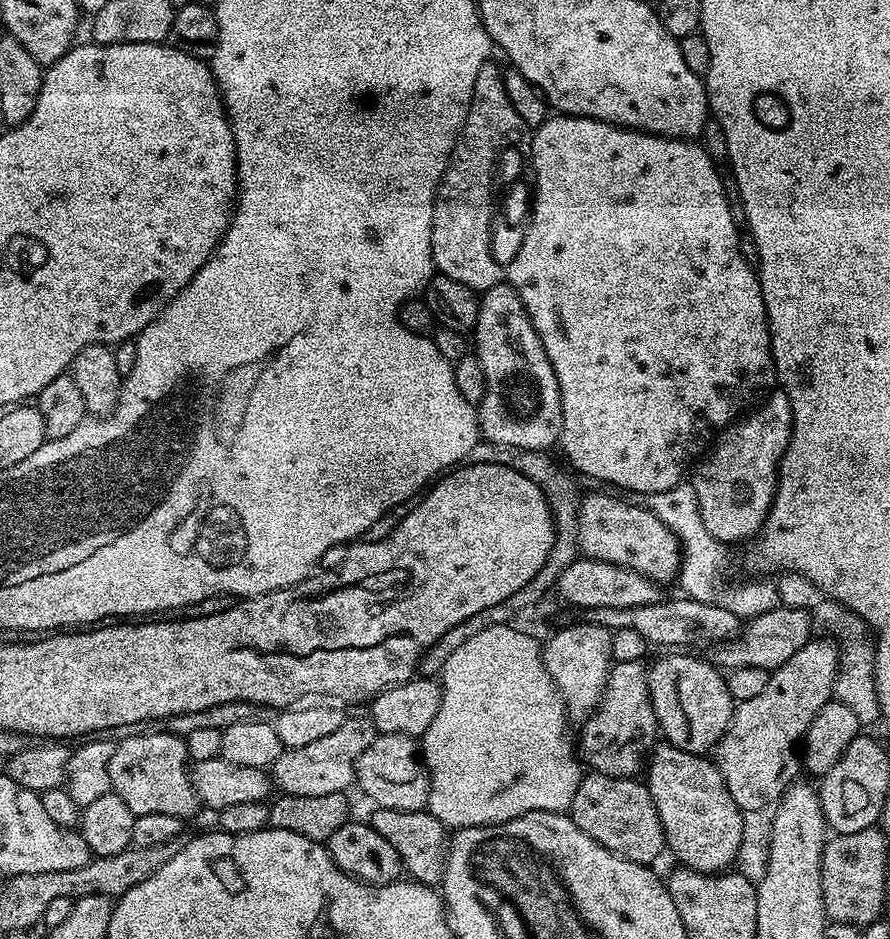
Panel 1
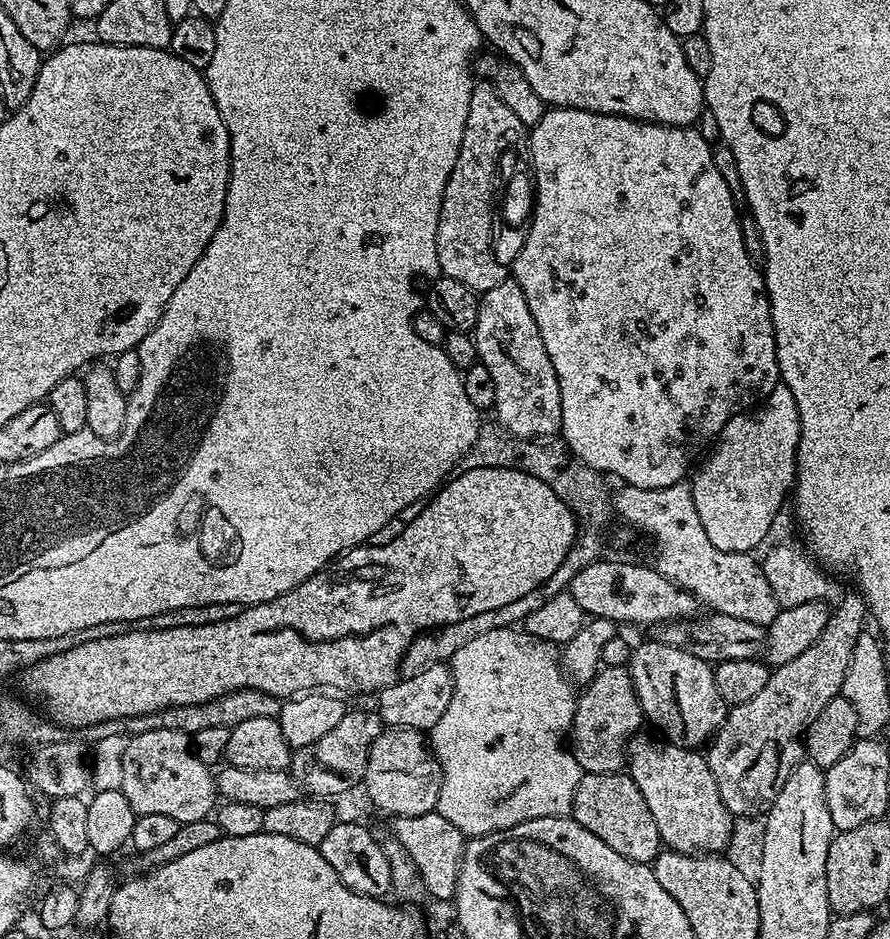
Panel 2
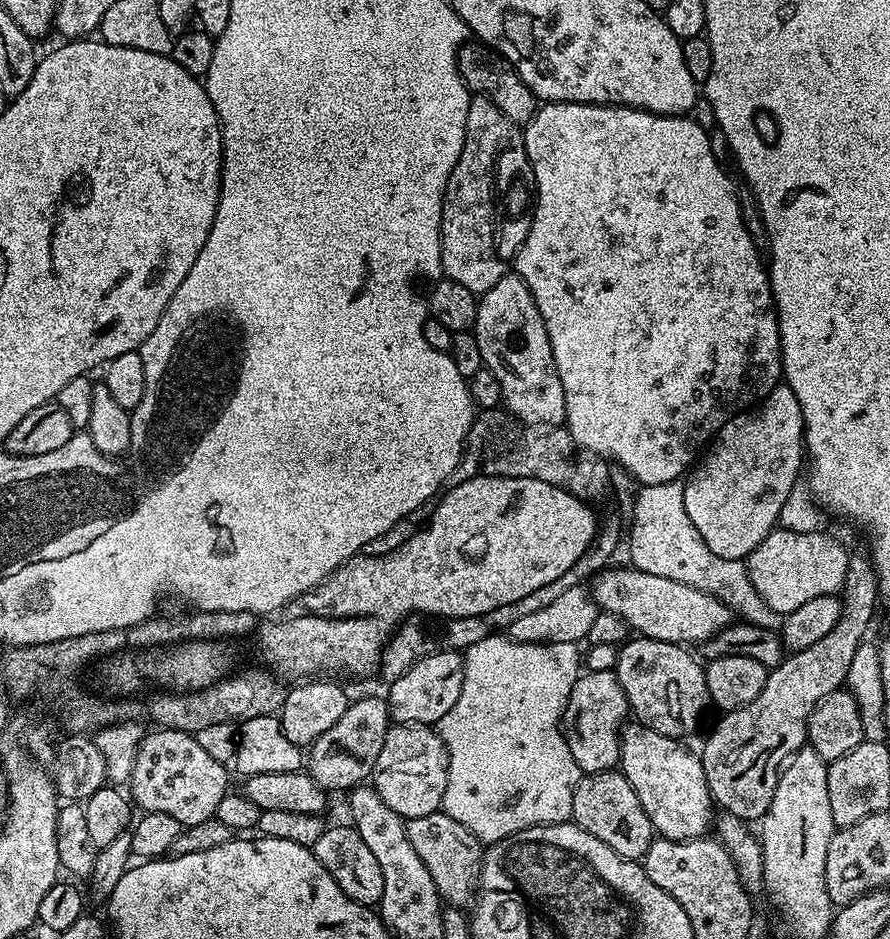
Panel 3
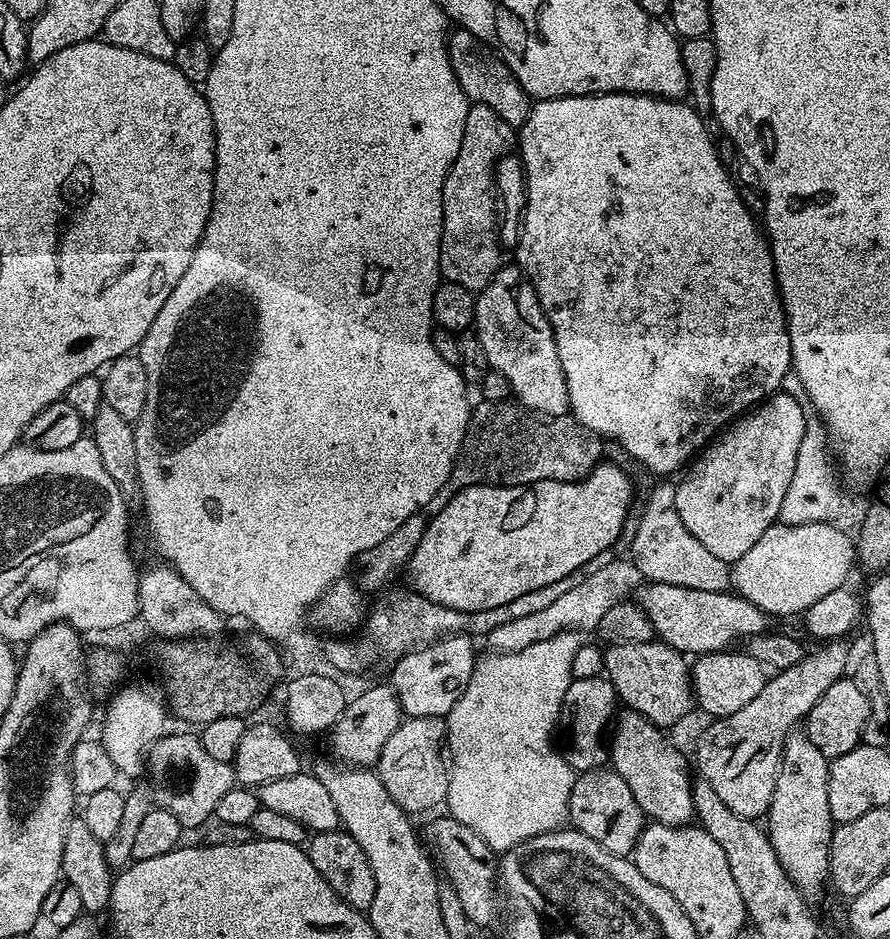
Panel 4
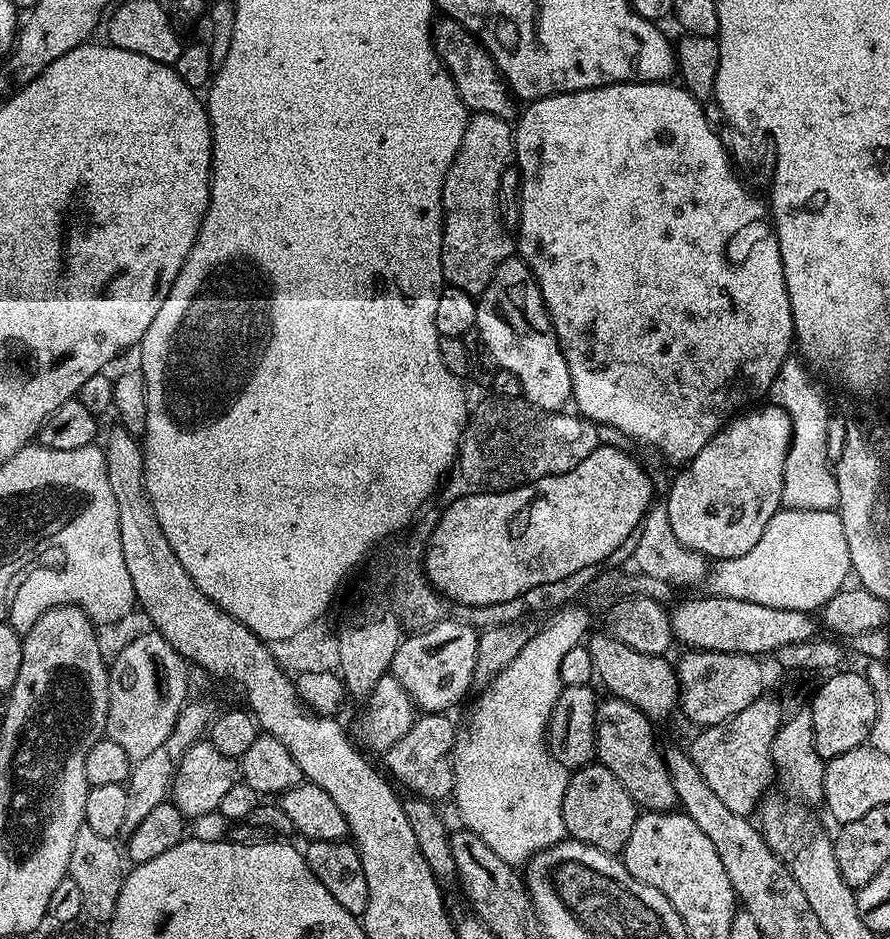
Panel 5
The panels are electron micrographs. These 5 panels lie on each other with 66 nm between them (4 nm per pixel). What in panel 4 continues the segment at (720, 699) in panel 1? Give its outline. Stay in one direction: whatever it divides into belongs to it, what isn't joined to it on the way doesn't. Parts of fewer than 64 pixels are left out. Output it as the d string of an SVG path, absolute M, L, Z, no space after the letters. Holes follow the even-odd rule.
M650 639L633 644L608 644L603 651L603 675L614 686L619 703L625 709L642 714L661 730L668 730L688 711L693 711L689 661L668 644Z

